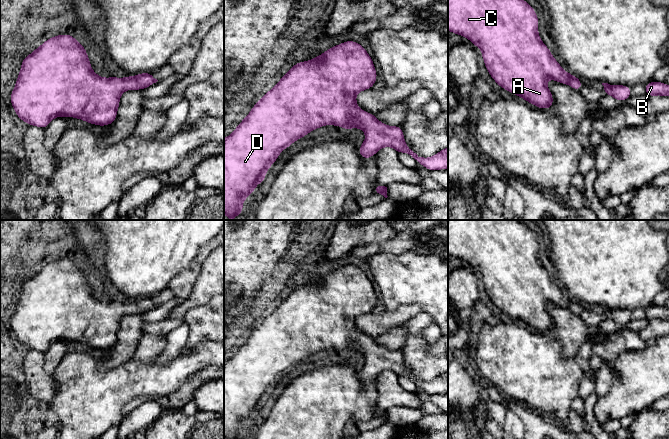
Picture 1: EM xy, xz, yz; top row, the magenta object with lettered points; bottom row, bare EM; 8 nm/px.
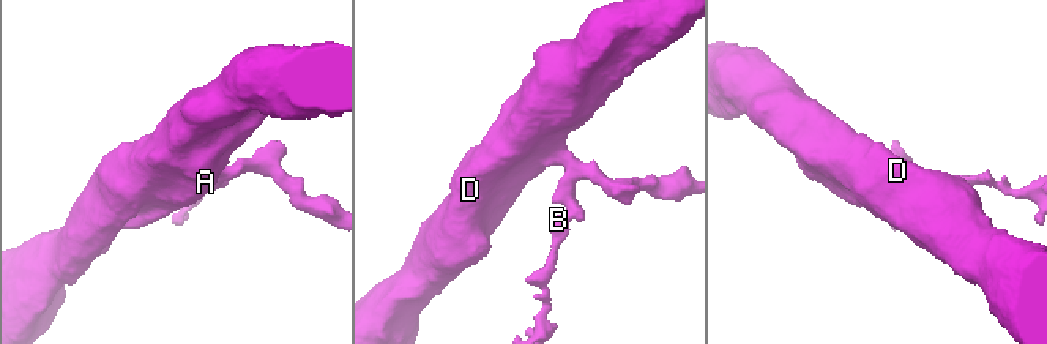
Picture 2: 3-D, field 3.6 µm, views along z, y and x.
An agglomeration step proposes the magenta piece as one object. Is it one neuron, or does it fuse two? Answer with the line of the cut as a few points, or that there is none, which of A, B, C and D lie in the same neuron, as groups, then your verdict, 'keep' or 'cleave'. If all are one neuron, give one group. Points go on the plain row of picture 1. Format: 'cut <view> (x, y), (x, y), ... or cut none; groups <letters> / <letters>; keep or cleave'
cut none; groups A B C D; keep

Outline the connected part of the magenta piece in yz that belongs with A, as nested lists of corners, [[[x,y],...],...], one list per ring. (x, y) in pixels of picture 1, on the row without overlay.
[[[448,220],[448,254],[468,262],[482,276],[485,291],[494,305],[513,319],[541,333],[553,330],[553,319],[546,309],[548,303],[580,314],[580,302],[563,294],[538,258],[539,243],[533,231],[520,220]]]

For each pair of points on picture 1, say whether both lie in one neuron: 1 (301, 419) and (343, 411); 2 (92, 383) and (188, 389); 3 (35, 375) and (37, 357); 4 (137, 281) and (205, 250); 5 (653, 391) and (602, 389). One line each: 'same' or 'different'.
1: same
2: different
3: same
4: different
5: different

